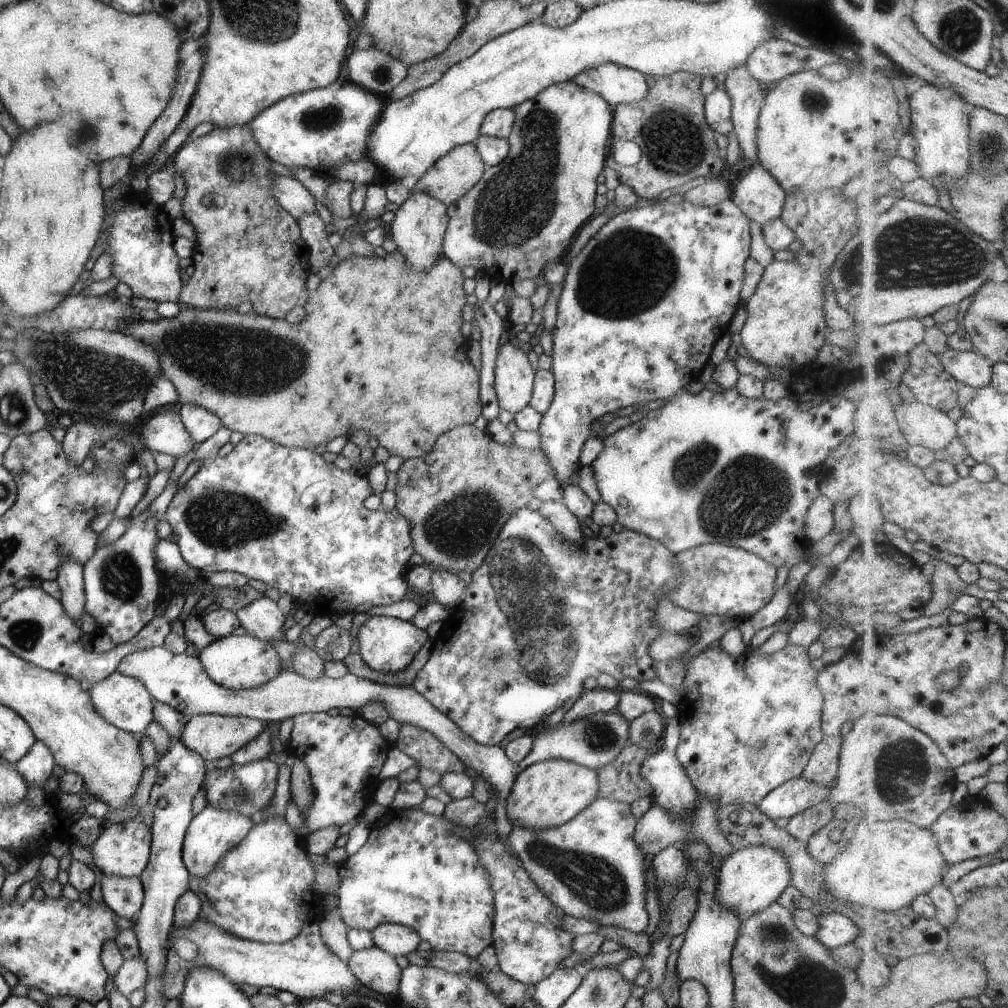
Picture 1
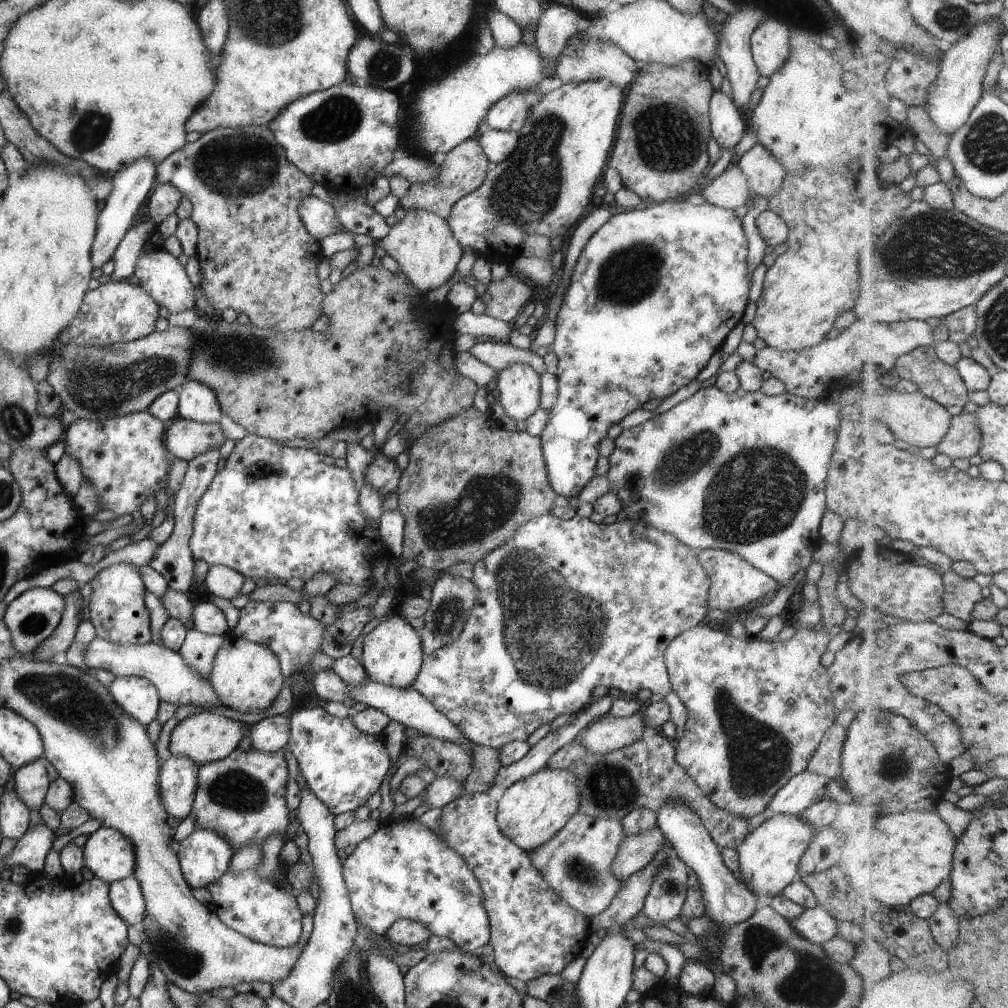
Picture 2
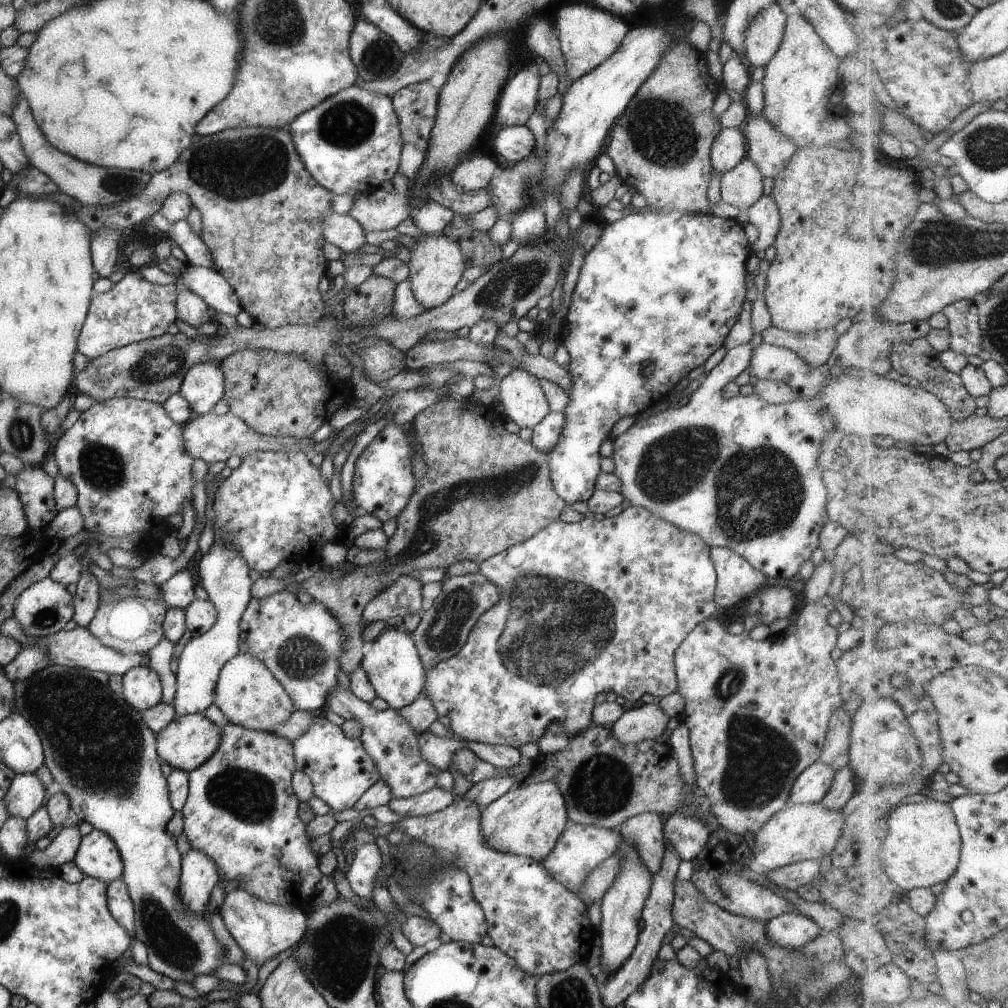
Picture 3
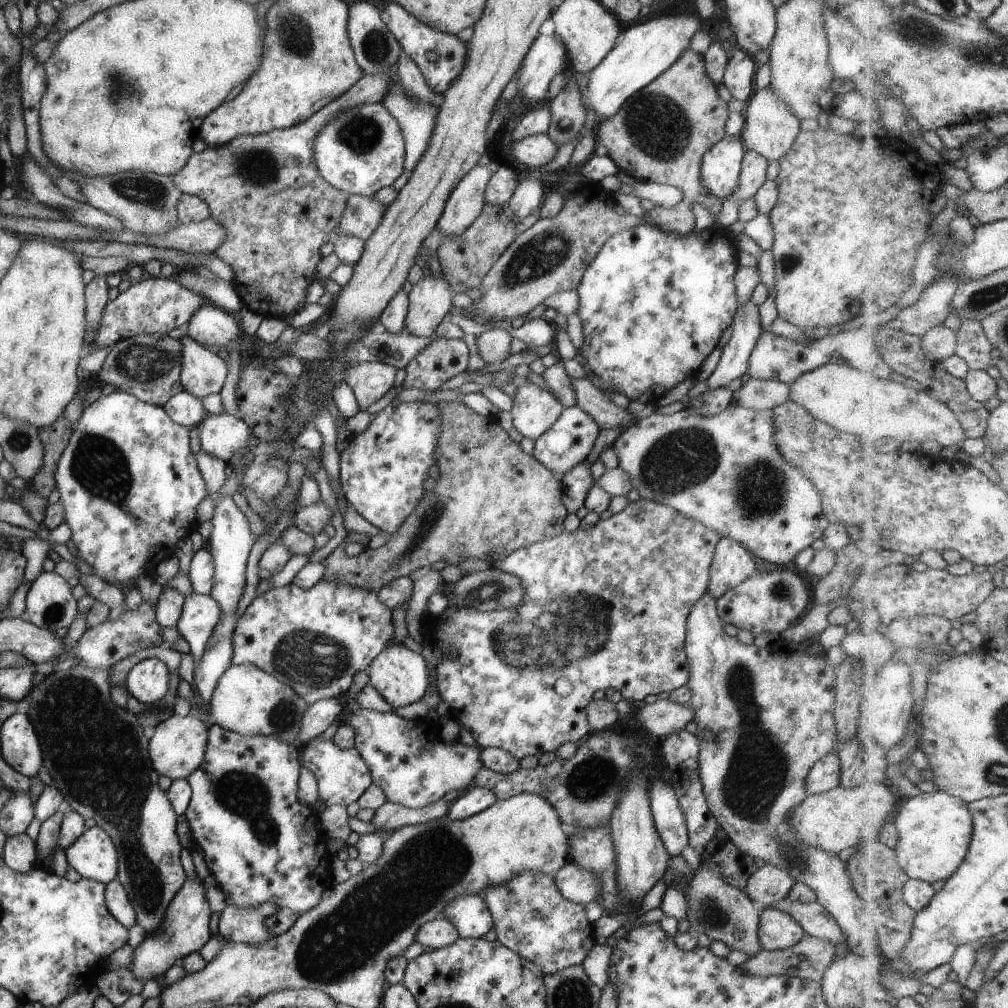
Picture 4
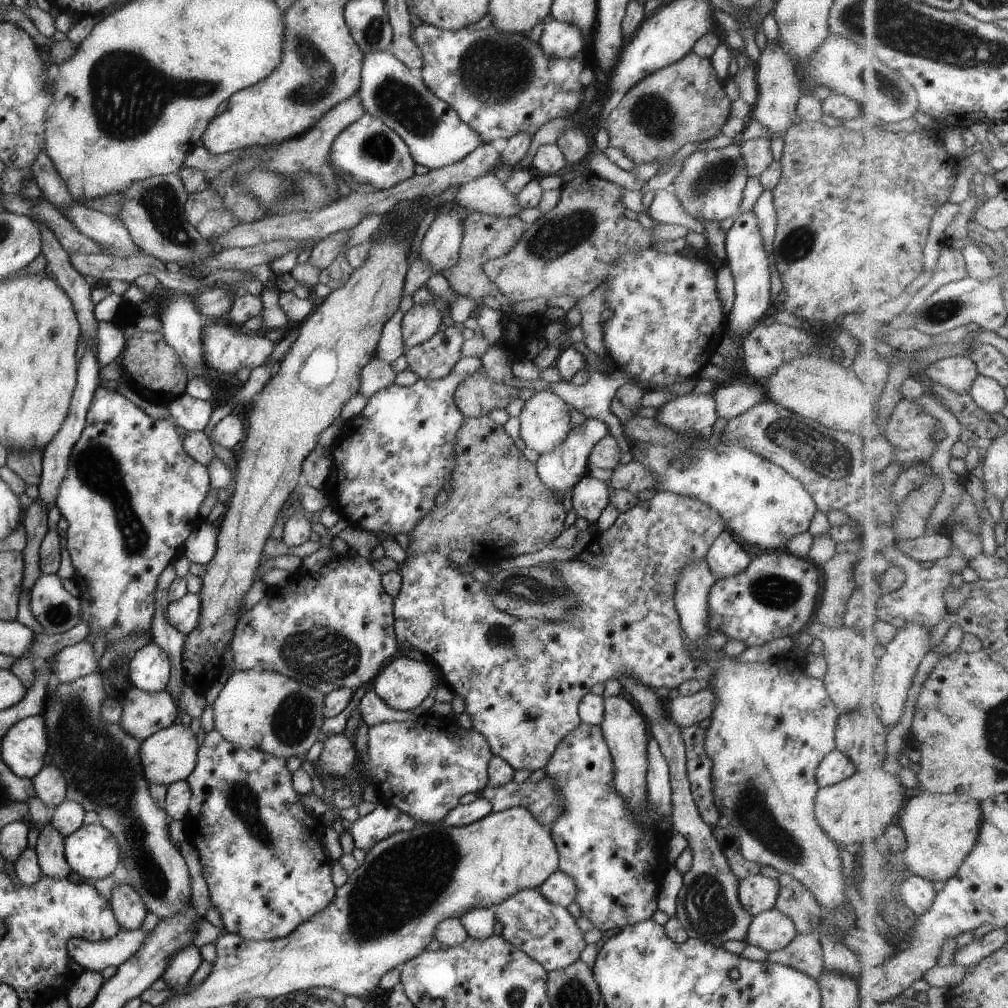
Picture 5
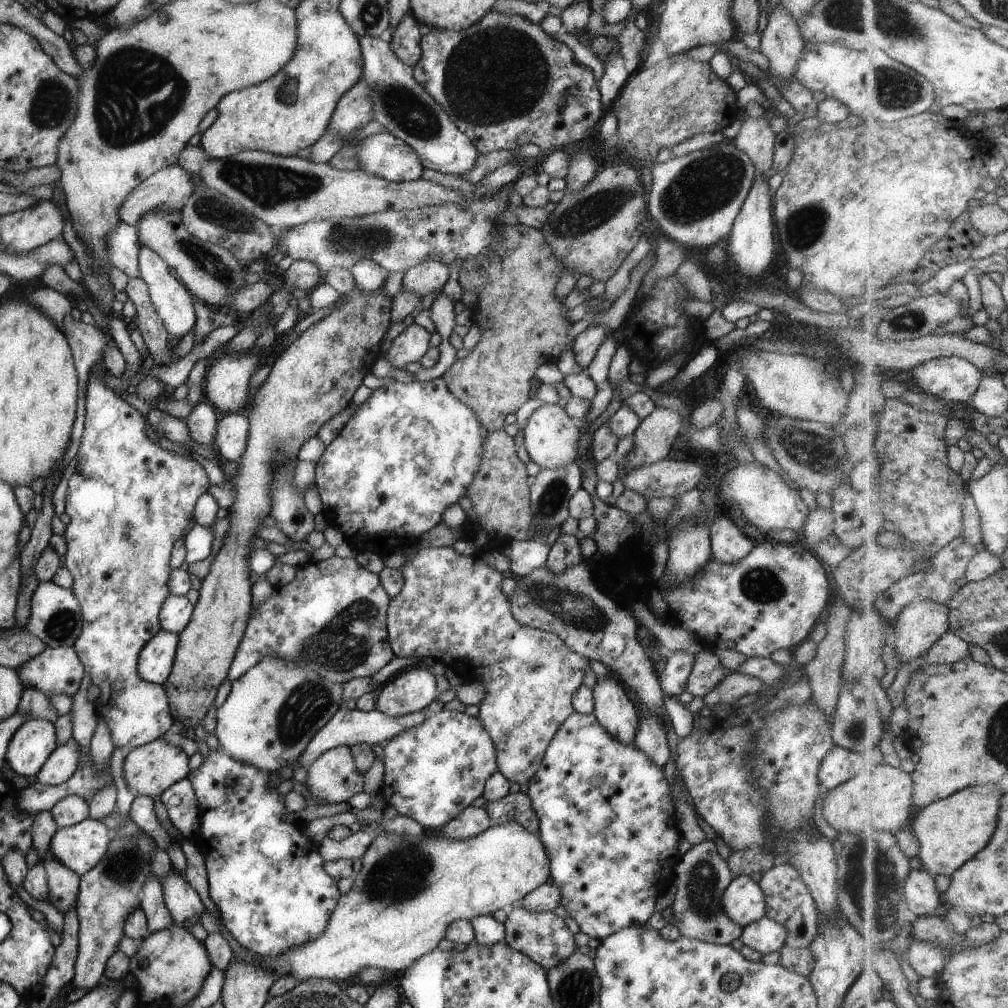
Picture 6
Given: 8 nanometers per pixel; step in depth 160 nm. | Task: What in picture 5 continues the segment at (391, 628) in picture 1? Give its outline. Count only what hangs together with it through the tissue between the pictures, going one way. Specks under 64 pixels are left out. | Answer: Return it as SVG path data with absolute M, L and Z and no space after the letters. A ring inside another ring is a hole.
M397 654L378 671L373 690L389 708L408 711L429 695L437 672L437 668L431 668L425 661Z

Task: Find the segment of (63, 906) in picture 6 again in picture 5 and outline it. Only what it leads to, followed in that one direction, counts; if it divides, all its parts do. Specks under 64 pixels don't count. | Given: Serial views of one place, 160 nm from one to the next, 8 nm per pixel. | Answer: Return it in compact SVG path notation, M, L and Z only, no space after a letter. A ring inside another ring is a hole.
M49 822L39 830L34 851L42 876L67 878L70 868L64 859L63 837Z

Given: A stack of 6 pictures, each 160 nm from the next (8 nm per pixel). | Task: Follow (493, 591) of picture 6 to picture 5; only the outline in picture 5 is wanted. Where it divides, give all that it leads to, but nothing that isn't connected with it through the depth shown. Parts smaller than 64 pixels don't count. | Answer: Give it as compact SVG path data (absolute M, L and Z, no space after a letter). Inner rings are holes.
M659 491L649 500L637 501L635 506L620 512L607 530L594 534L589 539L588 545L573 558L537 564L557 571L561 580L564 580L568 592L571 591L575 595L576 604L572 609L568 609L563 619L557 622L540 621L529 617L515 620L510 614L497 610L491 599L488 599L484 584L475 580L470 574L459 572L456 565L451 563L441 551L419 553L414 557L407 555L402 563L397 564L396 571L401 575L402 583L398 595L392 598L394 635L399 650L398 655L405 656L404 651L415 649L419 650L423 656L429 657L433 666L437 668L442 682L453 690L454 695L461 696L465 701L464 712L470 716L472 727L487 741L491 754L507 762L514 771L523 769L532 773L537 768L545 766L559 740L580 723L579 701L585 693L589 693L589 688L596 682L603 683L609 679L618 681L619 677L631 677L655 690L659 687L676 688L684 680L707 681L710 678L712 668L705 665L701 659L691 657L682 641L679 615L675 610L672 596L675 583L678 581L678 572L687 563L704 556L715 537L724 530L723 526L725 526L724 520L716 510L690 496L676 495L671 491Z

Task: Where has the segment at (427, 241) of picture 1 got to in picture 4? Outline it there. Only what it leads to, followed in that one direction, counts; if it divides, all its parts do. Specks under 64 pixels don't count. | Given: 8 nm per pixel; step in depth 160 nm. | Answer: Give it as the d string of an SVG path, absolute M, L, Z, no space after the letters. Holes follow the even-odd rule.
M443 274L440 277L422 276L420 280L411 287L408 293L408 307L404 318L404 330L416 337L433 337L433 331L443 316L452 308L451 298L453 292Z

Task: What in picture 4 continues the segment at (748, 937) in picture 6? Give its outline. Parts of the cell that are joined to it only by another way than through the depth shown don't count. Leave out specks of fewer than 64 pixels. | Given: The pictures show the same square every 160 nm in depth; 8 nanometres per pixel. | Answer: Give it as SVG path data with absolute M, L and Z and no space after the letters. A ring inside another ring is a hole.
M775 907L764 908L760 912L758 921L757 934L760 948L766 951L793 946L805 934L794 918Z

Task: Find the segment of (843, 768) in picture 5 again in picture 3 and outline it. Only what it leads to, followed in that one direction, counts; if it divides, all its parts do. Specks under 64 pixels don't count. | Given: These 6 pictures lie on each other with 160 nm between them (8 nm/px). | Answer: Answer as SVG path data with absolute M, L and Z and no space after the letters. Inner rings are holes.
M817 760L795 777L786 805L819 802L832 783L834 770Z

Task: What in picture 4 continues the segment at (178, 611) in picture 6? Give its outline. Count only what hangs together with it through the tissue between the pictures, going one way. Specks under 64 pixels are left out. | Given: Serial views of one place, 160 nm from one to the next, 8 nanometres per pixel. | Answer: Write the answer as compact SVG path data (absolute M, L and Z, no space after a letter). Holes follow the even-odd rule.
M189 593L175 623L178 634L189 645L194 669L204 653L204 644L220 618L219 603L211 595Z

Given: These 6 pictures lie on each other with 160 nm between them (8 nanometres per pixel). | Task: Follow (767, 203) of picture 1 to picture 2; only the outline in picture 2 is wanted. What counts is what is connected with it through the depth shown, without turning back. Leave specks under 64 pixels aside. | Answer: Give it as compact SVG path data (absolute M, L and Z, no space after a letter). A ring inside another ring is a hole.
M755 143L735 159L746 176L751 193L766 196L767 200L774 195L786 174L783 165L761 143Z

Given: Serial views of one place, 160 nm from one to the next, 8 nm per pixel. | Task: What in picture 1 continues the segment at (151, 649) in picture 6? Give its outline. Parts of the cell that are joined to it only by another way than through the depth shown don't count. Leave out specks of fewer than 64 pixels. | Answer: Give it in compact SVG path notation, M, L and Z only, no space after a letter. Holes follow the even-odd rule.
M114 671L103 680L94 683L87 691L89 702L95 714L99 714L107 724L131 734L143 734L147 724L152 722L151 716L154 701L143 684L135 678L124 676Z

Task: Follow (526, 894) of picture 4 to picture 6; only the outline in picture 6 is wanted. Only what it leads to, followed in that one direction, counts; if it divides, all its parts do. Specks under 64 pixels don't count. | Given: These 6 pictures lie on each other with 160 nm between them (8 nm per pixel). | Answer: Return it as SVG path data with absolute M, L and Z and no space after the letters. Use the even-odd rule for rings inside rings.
M514 904L507 909L507 918L503 924L504 942L517 952L528 956L545 970L565 960L577 948L573 943L573 933L567 929L563 919L551 911L536 913Z

